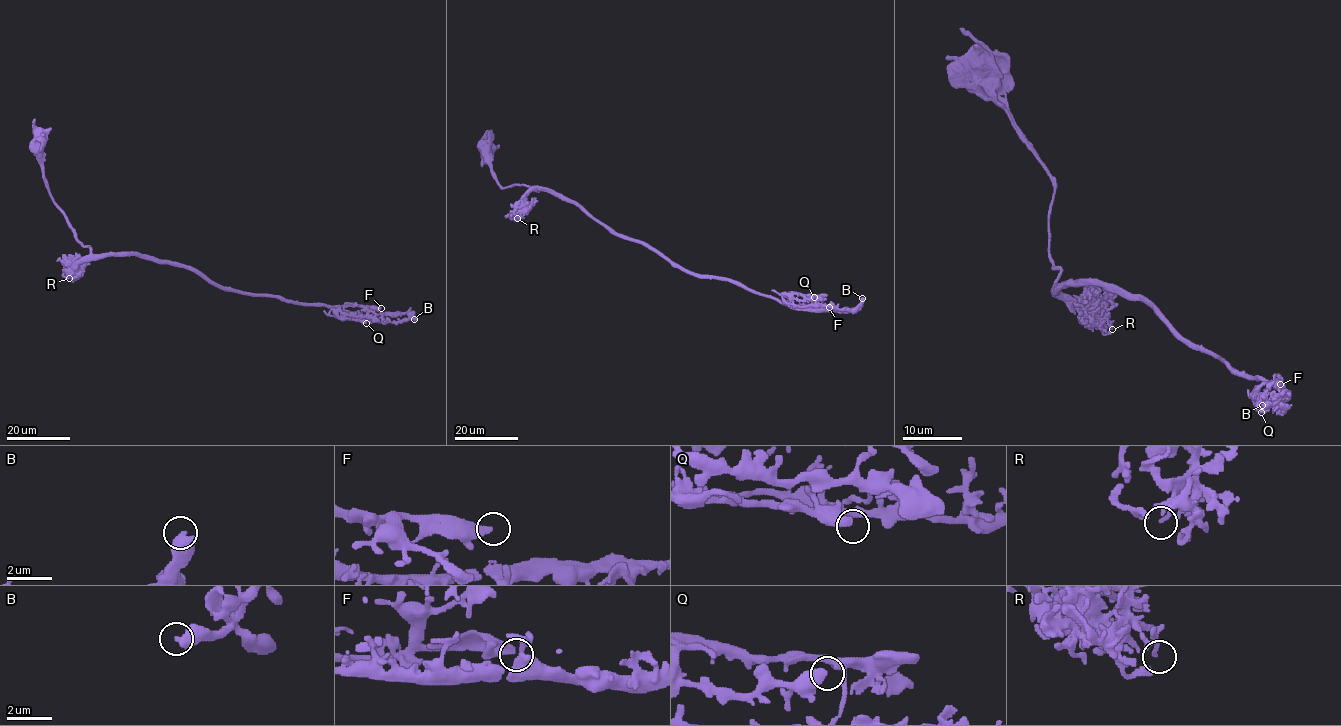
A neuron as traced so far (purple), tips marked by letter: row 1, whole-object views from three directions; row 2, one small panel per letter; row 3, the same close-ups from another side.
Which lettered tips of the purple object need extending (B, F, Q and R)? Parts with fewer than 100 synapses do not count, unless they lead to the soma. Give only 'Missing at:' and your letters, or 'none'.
Missing at: none

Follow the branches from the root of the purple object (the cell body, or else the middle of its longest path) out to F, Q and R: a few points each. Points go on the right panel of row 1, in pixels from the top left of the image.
F: (983, 64), (990, 95), (1053, 183), (1056, 283), (1137, 295), (1231, 371), (1280, 384)
Q: (983, 64), (990, 95), (1053, 183), (1056, 283), (1137, 295), (1187, 342), (1271, 381), (1254, 393), (1261, 412)
R: (983, 64), (990, 95), (1054, 188), (1048, 255), (1060, 271), (1056, 287), (1073, 302), (1085, 302), (1112, 329)

